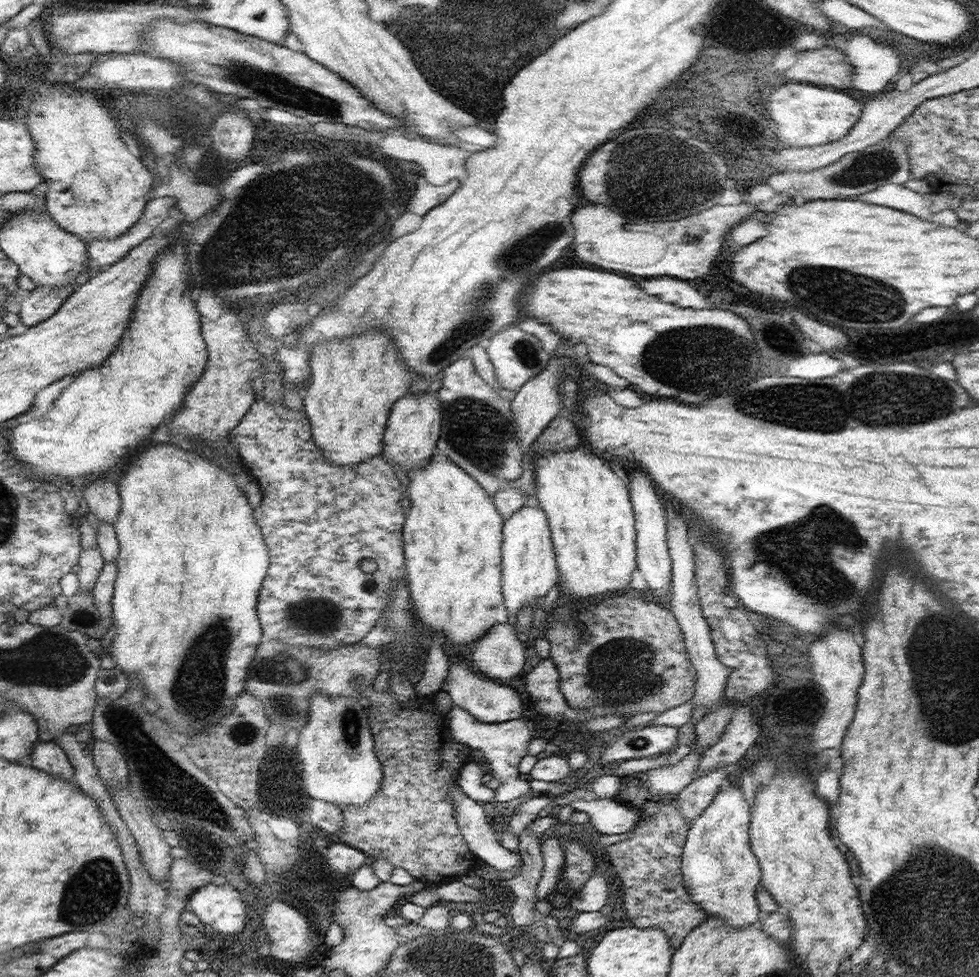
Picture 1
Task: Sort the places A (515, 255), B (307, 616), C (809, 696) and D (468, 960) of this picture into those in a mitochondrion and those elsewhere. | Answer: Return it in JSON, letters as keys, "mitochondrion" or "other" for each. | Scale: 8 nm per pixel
{"A":"mitochondrion","B":"mitochondrion","C":"other","D":"mitochondrion"}

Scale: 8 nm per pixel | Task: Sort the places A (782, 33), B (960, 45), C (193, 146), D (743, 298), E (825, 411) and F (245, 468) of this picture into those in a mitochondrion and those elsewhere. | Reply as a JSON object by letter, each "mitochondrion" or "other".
{"A":"other","B":"other","C":"other","D":"other","E":"mitochondrion","F":"other"}

